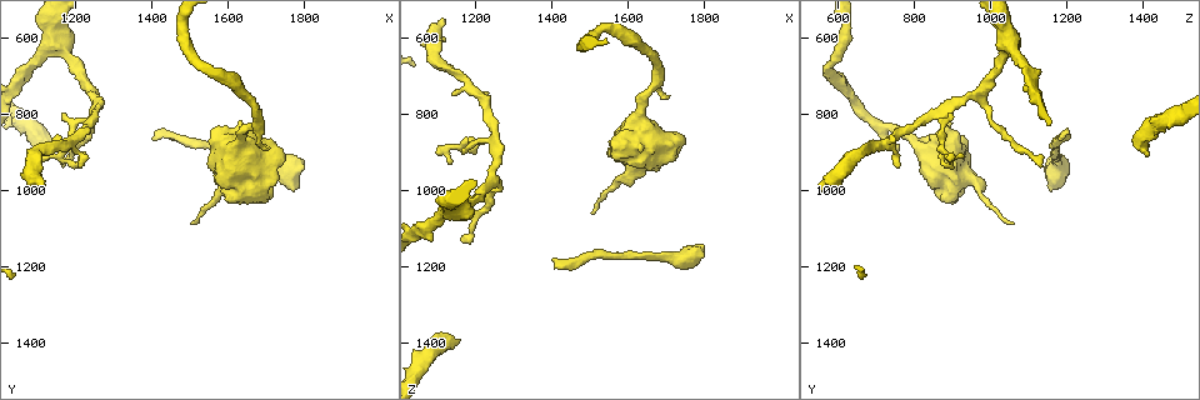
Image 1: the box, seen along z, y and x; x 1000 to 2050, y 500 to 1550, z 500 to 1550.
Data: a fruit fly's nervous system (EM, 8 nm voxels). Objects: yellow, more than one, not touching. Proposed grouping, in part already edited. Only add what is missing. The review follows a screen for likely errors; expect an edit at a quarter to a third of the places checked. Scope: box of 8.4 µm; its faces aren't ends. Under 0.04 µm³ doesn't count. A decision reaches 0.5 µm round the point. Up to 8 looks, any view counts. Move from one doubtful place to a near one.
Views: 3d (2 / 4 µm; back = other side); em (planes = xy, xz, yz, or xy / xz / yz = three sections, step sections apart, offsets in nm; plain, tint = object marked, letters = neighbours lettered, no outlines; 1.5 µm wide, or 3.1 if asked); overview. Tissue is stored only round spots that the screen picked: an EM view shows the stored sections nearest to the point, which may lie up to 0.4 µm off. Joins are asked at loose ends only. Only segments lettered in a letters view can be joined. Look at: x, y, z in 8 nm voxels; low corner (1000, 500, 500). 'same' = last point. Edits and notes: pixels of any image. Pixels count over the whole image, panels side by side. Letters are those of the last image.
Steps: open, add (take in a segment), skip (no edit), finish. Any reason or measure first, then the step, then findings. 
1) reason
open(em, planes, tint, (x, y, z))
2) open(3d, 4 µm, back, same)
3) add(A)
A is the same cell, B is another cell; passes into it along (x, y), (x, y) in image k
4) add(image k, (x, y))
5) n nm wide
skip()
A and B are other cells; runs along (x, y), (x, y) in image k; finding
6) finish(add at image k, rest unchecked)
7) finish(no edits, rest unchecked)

open(3d, 2 µm, (1700, 895, 760))

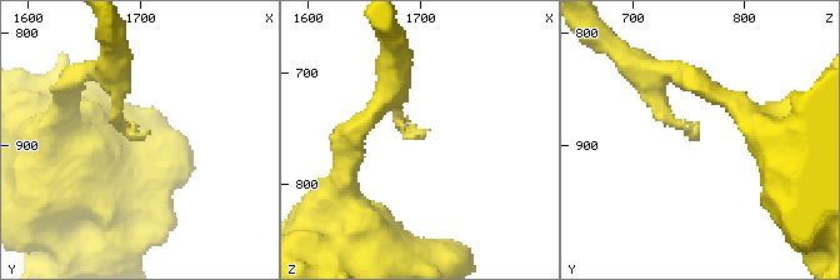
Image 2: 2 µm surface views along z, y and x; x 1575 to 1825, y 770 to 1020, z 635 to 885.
shape alone is not enough
open(em, planes, letters, (1702, 894, 754))

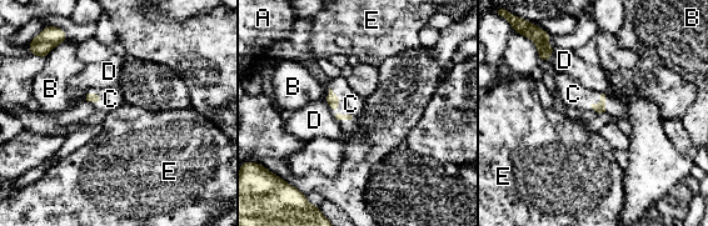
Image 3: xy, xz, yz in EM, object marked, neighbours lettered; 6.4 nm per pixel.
C touches over 260 nm
add(C)
C is the same cell, A, B, D and E are other cells; it goes on there

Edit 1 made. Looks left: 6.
open(overview)

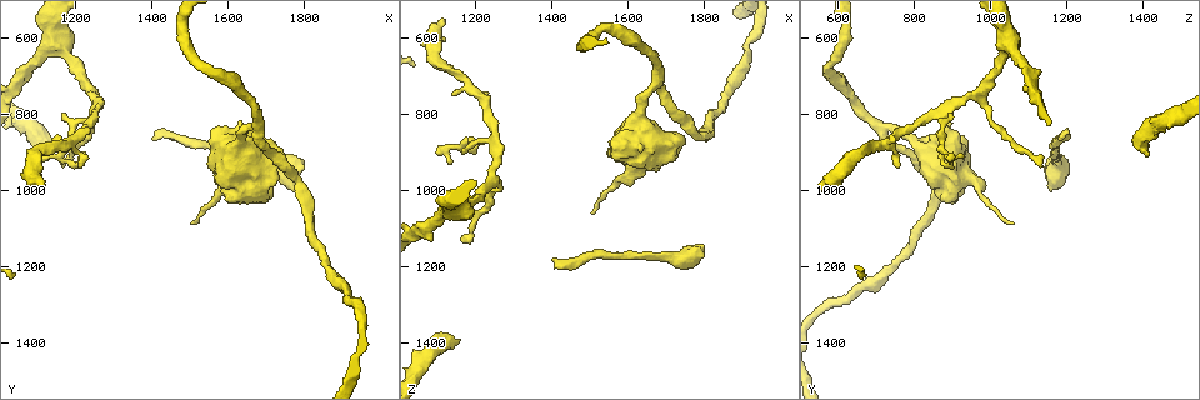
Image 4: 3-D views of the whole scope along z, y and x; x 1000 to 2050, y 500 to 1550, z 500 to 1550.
an open end
open(em, xy, step 8, letters, (1170, 935, 1135))

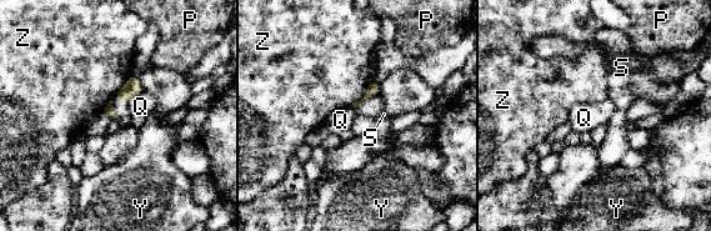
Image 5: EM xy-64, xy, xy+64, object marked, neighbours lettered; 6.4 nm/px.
skip()
P, Q, S, Y and Z are other cells; border along (377, 94), (351, 106) in image 5; no lettered segment goes on from it

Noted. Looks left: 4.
tapers out
open(em, xy, step 4, letters, (1410, 860, 1180))

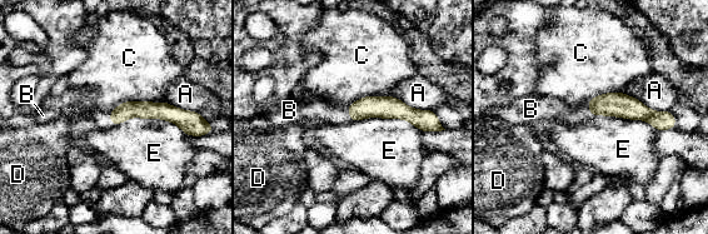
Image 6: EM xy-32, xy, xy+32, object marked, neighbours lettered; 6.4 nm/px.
add(B)
B is the same cell, A, C, D and E are other cells; passes into it along (612, 104), (588, 108), (549, 110) in image 6; the neuron continues

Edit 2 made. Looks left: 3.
finish(add at image 3, add at image 6, rest unchecked)

